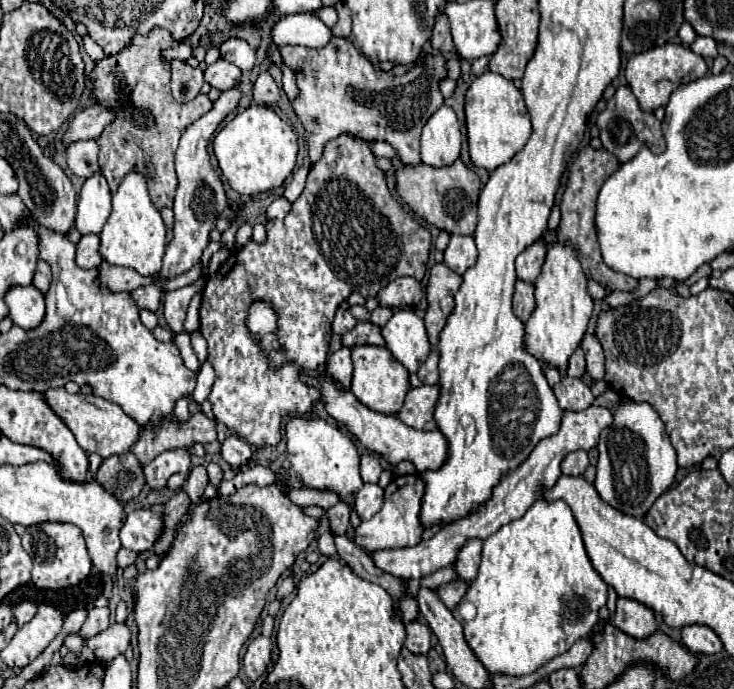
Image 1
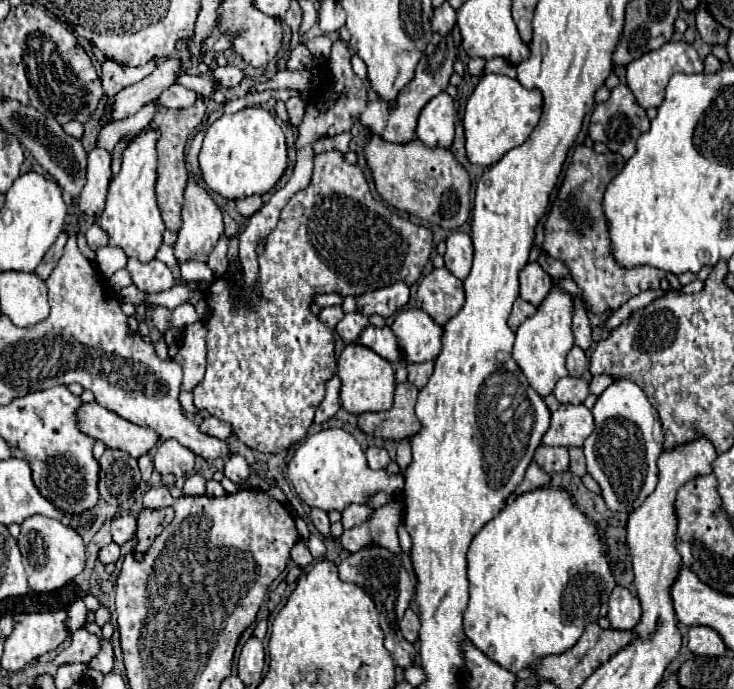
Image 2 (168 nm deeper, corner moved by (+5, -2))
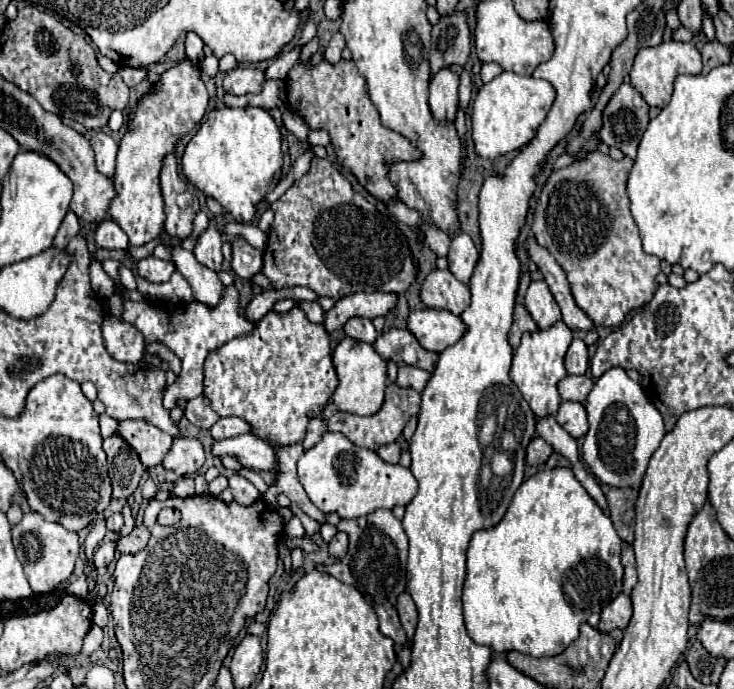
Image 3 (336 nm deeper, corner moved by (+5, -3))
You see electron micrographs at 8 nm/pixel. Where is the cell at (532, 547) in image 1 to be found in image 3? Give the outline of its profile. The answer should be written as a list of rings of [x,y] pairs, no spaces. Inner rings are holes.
[[[553,468],[543,470],[531,478],[527,478],[521,488],[515,492],[505,516],[499,524],[491,528],[481,528],[473,534],[469,548],[467,548],[467,578],[463,586],[463,614],[465,614],[465,626],[473,642],[489,646],[497,654],[507,652],[521,652],[529,656],[557,656],[561,654],[569,644],[573,644],[579,636],[581,622],[587,622],[587,618],[593,612],[601,612],[603,602],[613,600],[621,592],[621,578],[623,578],[623,566],[619,562],[621,556],[621,538],[617,530],[613,528],[613,522],[601,512],[601,508],[595,504],[595,500],[585,492],[585,488],[577,482],[573,472],[569,468]]]

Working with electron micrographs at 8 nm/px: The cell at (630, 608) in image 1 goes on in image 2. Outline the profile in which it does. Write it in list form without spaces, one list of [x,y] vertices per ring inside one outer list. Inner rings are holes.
[[[617,585],[609,597],[607,619],[613,629],[633,629],[641,619],[641,605],[629,589]]]

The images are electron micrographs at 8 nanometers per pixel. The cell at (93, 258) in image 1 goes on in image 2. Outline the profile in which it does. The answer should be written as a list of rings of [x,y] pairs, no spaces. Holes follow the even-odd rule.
[[[93,223],[89,227],[89,231],[85,233],[85,237],[87,237],[87,243],[89,243],[89,247],[93,251],[97,251],[97,249],[101,249],[101,247],[105,247],[109,243],[109,235],[105,235],[105,231],[97,223]]]

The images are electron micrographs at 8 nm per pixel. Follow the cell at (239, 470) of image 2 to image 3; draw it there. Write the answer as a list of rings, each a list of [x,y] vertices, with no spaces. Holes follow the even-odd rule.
[[[237,472],[229,478],[229,490],[233,492],[233,498],[235,498],[239,504],[251,504],[253,500],[259,498],[257,488],[255,488],[247,478],[243,478],[243,476],[237,474]]]

